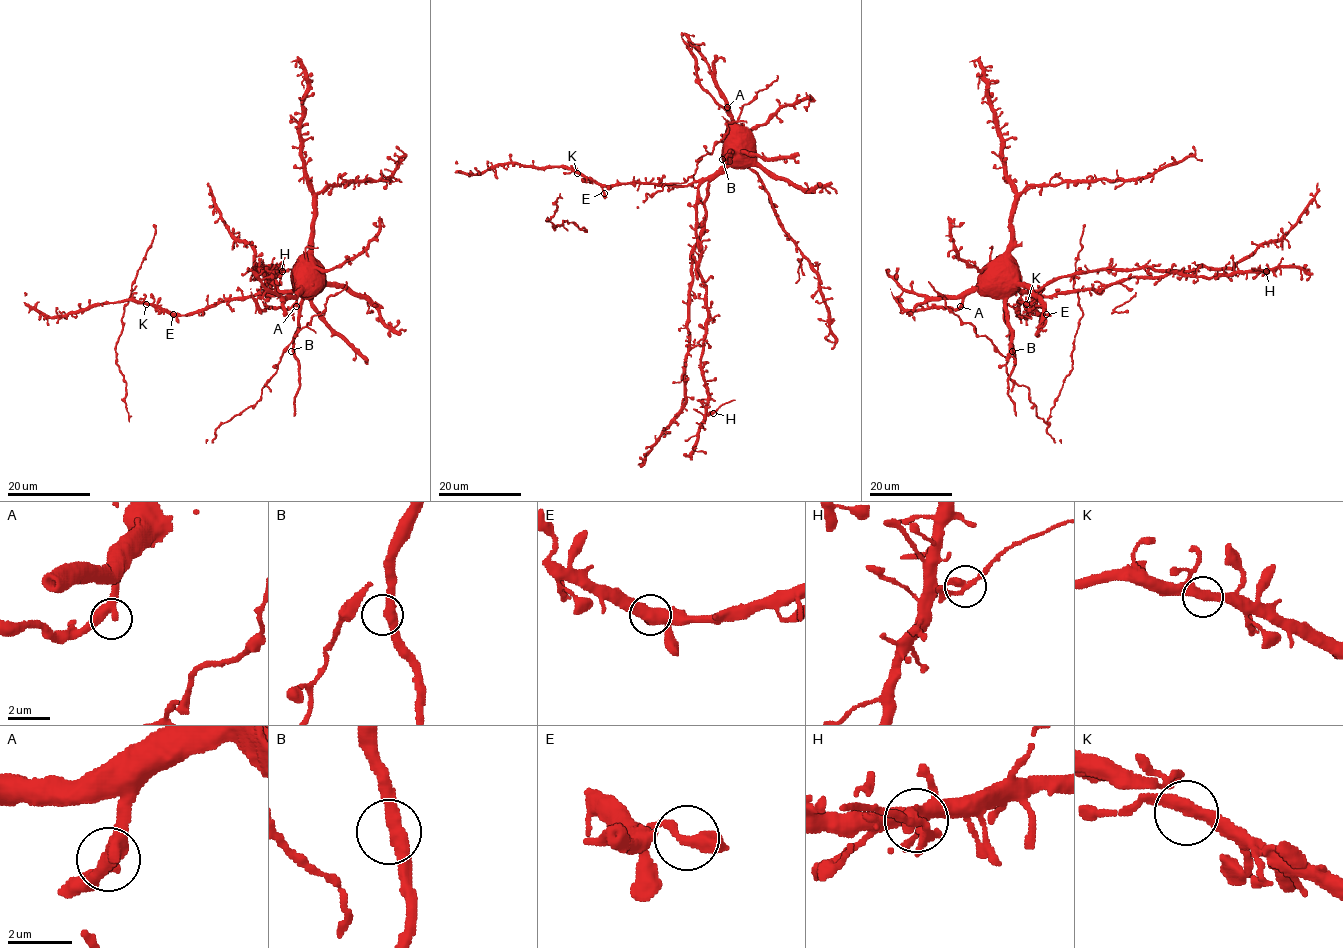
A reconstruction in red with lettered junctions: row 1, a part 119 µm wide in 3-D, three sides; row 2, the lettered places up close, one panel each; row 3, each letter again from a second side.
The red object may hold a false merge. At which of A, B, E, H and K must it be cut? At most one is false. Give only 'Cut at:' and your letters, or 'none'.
Cut at: H

